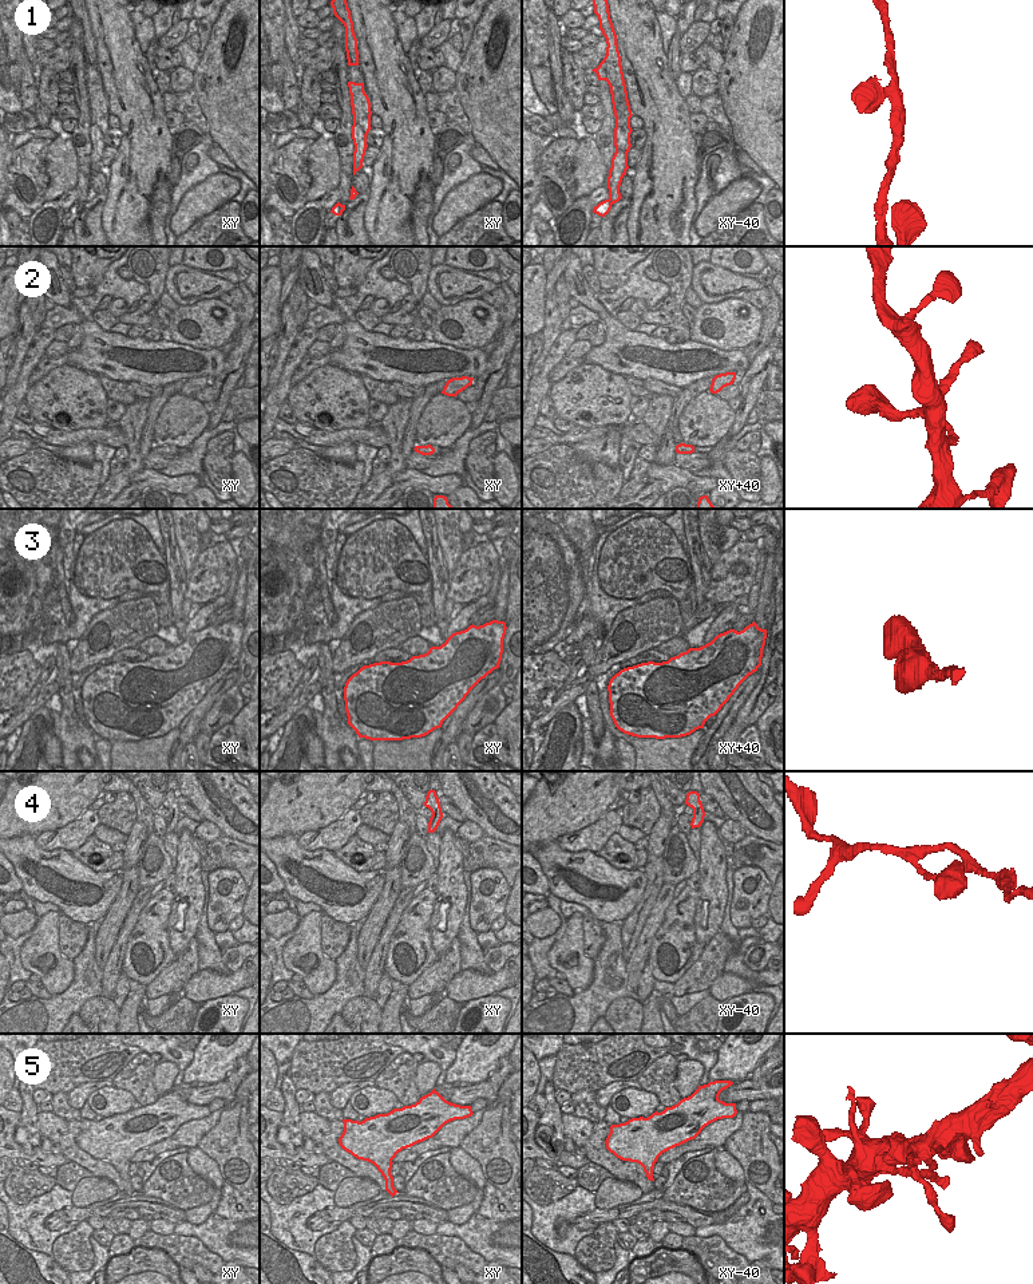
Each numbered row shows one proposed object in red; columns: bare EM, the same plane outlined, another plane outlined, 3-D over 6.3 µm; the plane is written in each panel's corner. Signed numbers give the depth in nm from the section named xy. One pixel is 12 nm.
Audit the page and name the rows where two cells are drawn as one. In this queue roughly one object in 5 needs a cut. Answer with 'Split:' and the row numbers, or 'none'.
Split: 1

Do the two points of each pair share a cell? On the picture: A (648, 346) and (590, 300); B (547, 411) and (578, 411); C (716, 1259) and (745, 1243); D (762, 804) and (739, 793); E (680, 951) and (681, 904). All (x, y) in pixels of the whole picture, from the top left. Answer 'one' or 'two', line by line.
A: one
B: two
C: two
D: one
E: one

